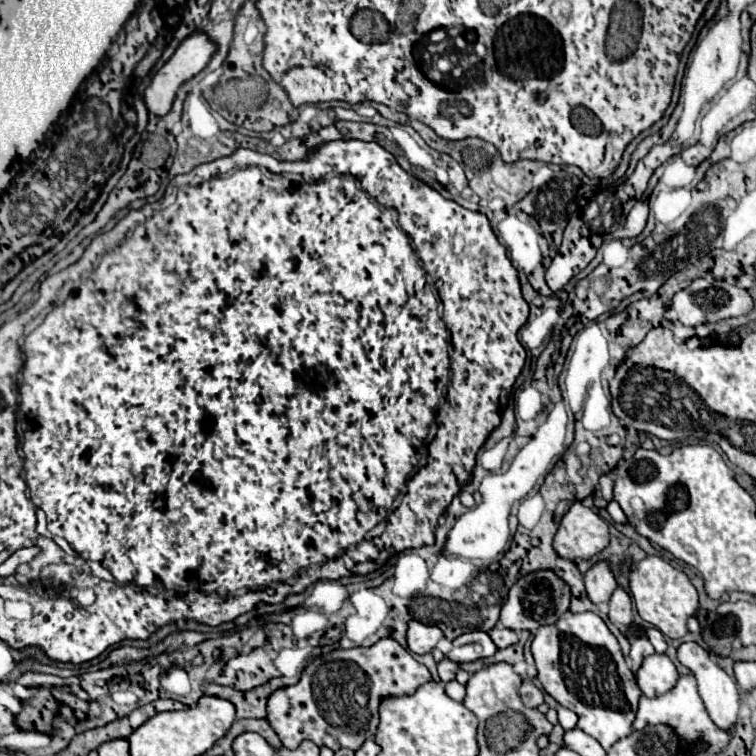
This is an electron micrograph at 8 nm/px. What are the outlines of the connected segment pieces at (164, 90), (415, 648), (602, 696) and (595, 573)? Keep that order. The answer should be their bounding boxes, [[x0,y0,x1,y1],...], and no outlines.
[[143,31,215,117],[407,619,443,653],[531,613,641,749],[585,561,617,603]]

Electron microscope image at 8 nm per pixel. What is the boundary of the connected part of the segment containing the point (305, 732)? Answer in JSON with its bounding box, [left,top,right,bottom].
[267,639,431,751]

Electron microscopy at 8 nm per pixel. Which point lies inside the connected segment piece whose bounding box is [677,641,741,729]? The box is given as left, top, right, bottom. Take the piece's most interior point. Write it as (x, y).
(717, 689)

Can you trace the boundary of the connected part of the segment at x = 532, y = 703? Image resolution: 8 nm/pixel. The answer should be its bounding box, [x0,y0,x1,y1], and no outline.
[519,681,543,709]

